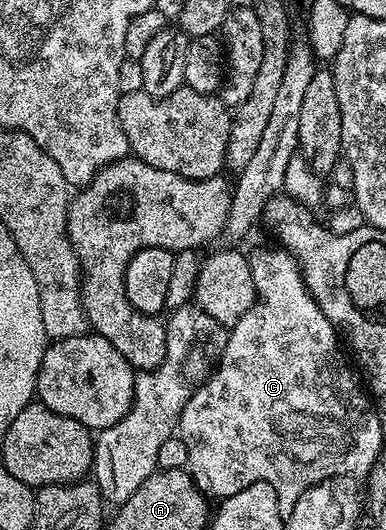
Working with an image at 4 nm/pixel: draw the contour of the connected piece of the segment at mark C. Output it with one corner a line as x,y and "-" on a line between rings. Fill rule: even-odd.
272,245
269,251
251,252
248,264
256,286
256,303
227,332
228,344
225,345
224,352
220,355
220,364
217,367
215,364
214,370
205,379
204,384
192,394
190,401
186,401
186,405
180,414
180,426
178,428
179,439
188,447
188,467
194,472
197,487
207,492
209,496
216,495
217,500
229,499
234,493
246,489
246,485
266,483
266,477
276,475
276,469
284,467
286,465
284,461
288,461
284,445
286,445
286,437
290,437
290,435
282,435
284,429
290,429
290,425
296,425
296,421
300,421
300,413
304,411
304,405
320,405
320,399
326,401
326,397
328,397
326,383
348,381
349,373
354,370
353,364
347,363
344,360
343,353
340,352
342,343
338,338
337,328
332,326
331,321
322,313
322,309
314,301
314,297
304,280
304,274
301,273
300,266
296,264
294,256
289,251

